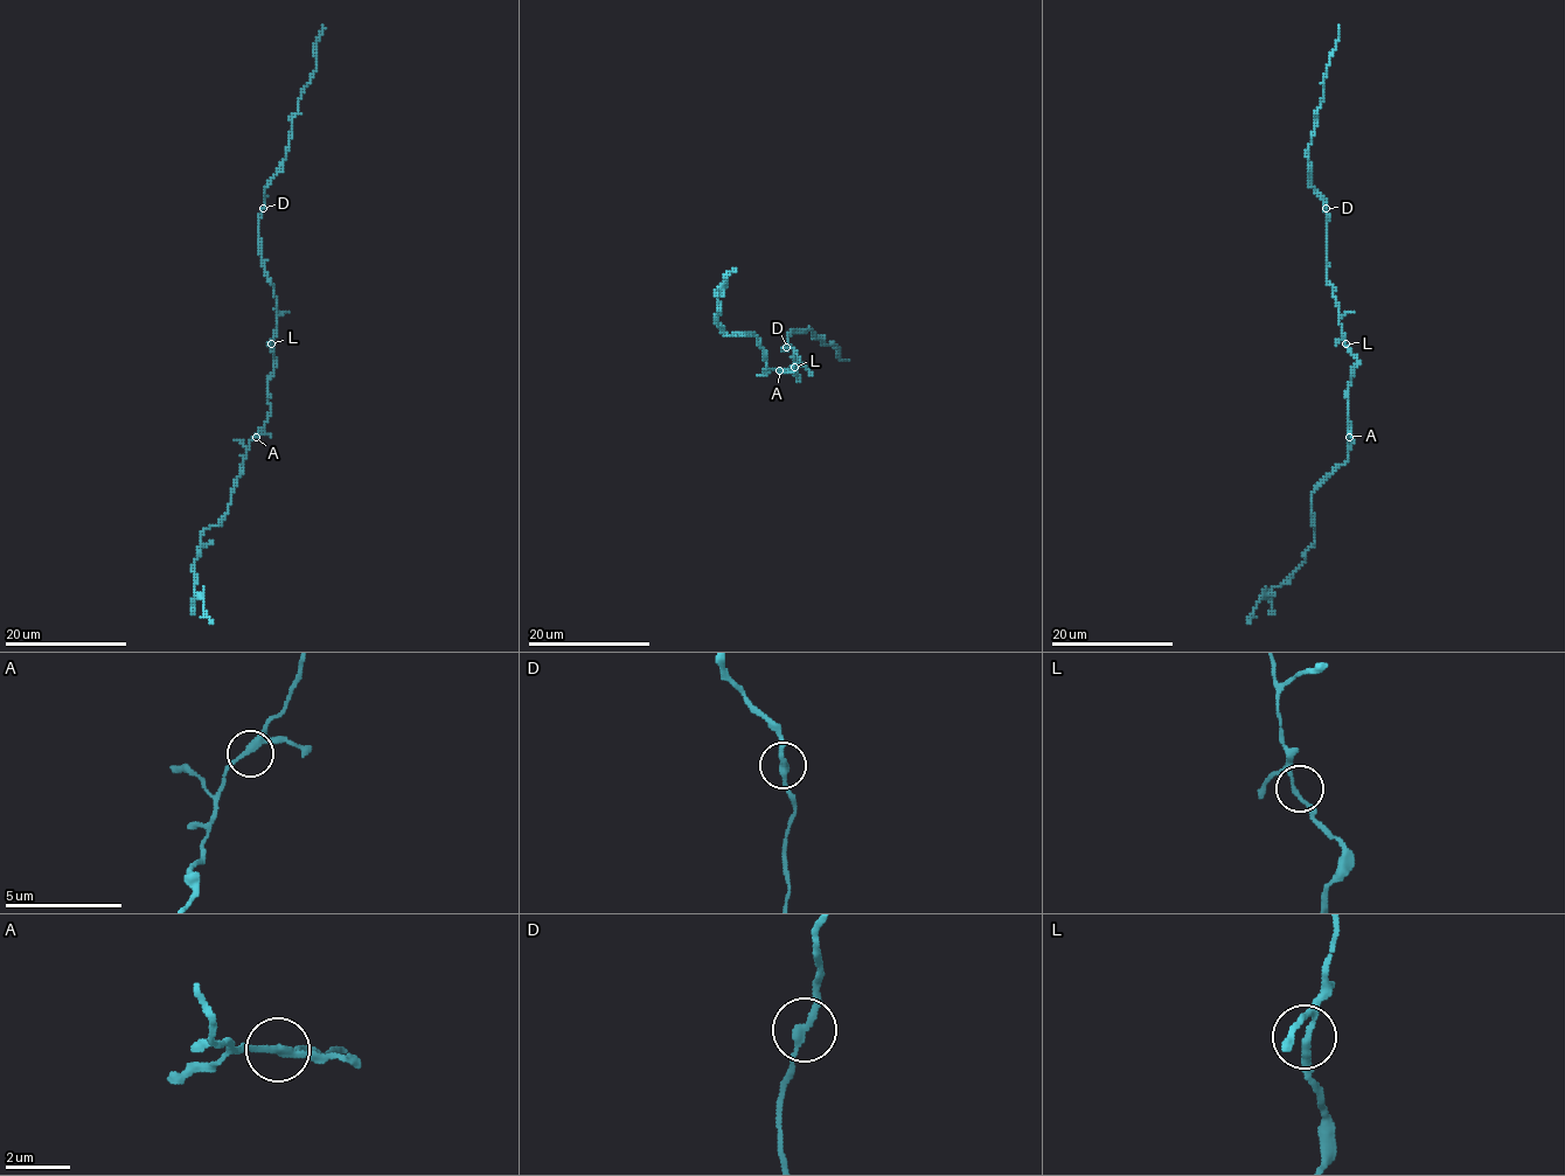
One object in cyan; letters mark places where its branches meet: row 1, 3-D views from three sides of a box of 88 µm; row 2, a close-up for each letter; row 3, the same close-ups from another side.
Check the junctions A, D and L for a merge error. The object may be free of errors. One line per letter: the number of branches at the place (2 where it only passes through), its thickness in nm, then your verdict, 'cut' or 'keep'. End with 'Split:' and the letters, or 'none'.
A: 3 branches meet; 220 nm thick; keep
D: 2 branches meet; 240 nm thick; keep
L: 2 branches meet; 170 nm thick; keep
Split: none

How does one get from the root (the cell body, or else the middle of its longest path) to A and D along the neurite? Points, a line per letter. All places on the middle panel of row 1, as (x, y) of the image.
A: (797, 366), (798, 377), (790, 370), (793, 368), (779, 370)
D: (797, 366), (799, 357), (790, 347), (781, 348), (785, 347)

